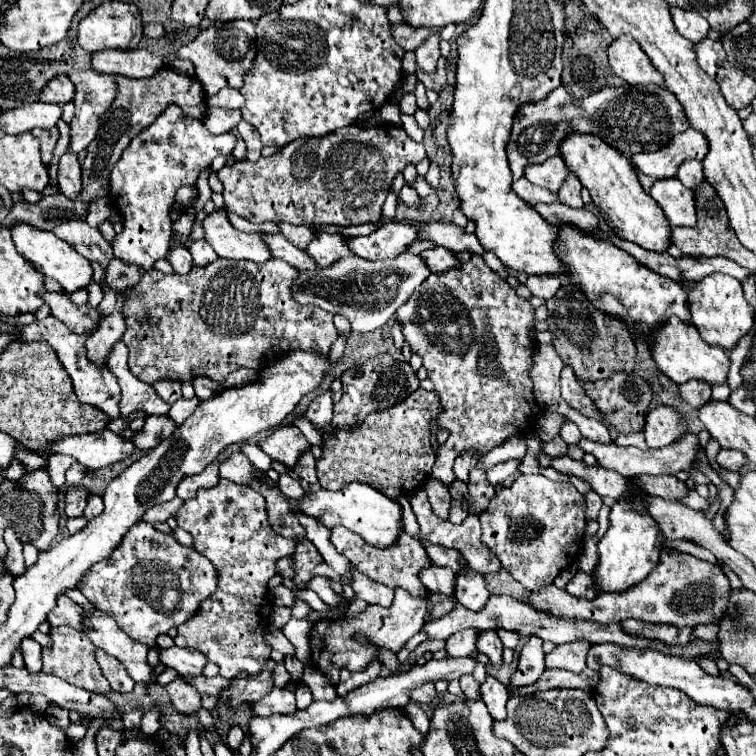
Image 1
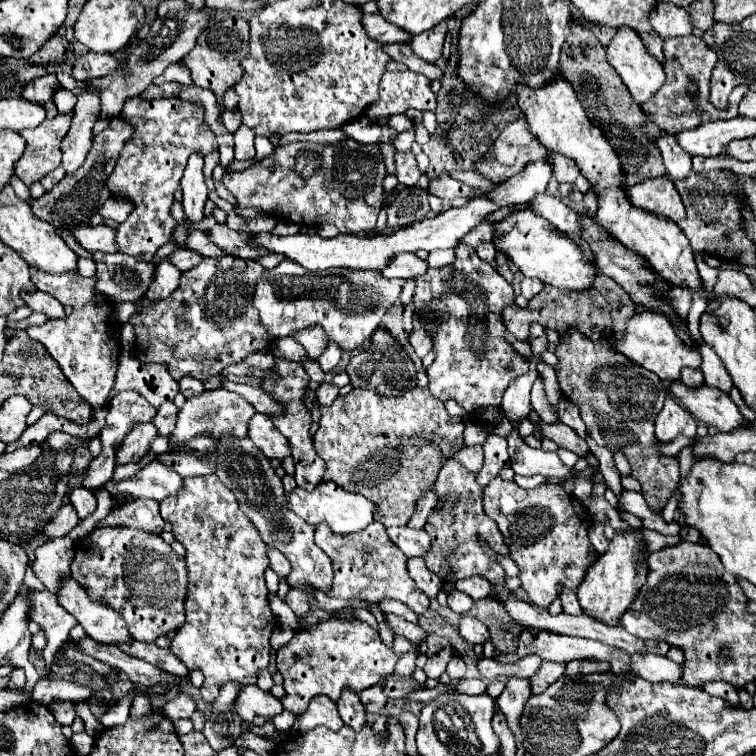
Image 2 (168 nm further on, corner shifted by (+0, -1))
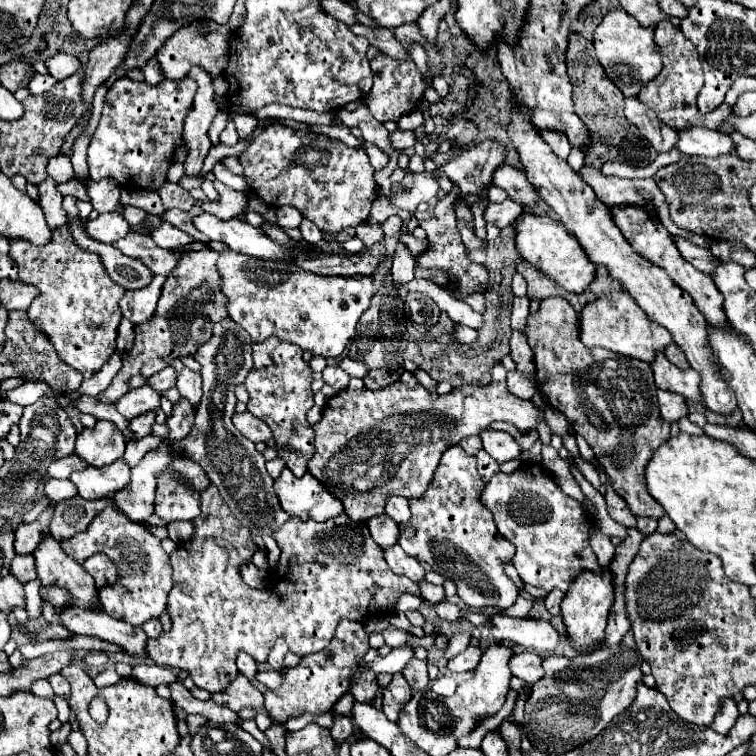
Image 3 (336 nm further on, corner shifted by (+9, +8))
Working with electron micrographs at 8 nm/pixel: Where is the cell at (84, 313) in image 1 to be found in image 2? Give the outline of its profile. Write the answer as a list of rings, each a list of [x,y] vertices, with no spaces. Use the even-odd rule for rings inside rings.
[[[21,292],[21,298],[25,302],[27,308],[31,308],[33,312],[43,312],[51,318],[65,318],[63,306],[59,300],[55,300],[53,296],[49,296],[47,292]]]

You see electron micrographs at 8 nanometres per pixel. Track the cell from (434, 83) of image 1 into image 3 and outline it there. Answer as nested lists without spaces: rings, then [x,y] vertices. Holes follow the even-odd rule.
[[[358,23],[358,25],[352,25],[350,29],[352,29],[356,35],[366,37],[366,39],[370,41],[370,45],[378,47],[382,53],[390,55],[392,59],[406,59],[406,57],[408,57],[408,51],[404,51],[404,47],[400,47],[400,43],[396,43],[392,31],[388,31],[388,29],[382,29],[382,27],[370,29],[370,27],[364,27],[364,25],[360,25],[360,23]]]

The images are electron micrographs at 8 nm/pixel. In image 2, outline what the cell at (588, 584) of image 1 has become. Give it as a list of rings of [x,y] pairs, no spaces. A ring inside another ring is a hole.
[[[563,592],[561,594],[561,604],[563,604],[563,612],[565,614],[573,614],[573,616],[583,614],[581,612],[581,606],[577,602],[577,594],[575,592]]]

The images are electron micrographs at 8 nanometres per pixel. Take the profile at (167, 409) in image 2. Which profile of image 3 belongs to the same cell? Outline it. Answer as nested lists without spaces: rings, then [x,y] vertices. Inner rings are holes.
[[[146,411],[144,415],[138,415],[138,417],[134,417],[130,421],[130,427],[132,427],[132,431],[136,433],[138,439],[150,435],[152,425],[154,425],[154,419],[156,419],[156,411]]]

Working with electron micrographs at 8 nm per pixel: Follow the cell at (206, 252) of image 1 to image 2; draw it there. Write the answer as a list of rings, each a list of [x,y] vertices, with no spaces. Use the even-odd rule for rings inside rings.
[[[177,250],[177,252],[173,252],[173,254],[167,256],[167,258],[169,258],[169,262],[171,262],[175,268],[179,268],[181,272],[197,266],[199,260],[203,260],[203,256],[197,256],[197,252],[189,252],[189,250]]]

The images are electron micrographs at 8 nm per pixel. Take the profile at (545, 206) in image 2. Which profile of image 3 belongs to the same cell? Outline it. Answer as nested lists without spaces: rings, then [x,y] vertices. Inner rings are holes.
[[[502,165],[502,167],[496,169],[492,183],[502,187],[508,193],[508,197],[516,199],[516,203],[520,203],[522,207],[536,207],[538,201],[540,201],[536,187],[532,187],[532,183],[528,183],[522,169]]]

